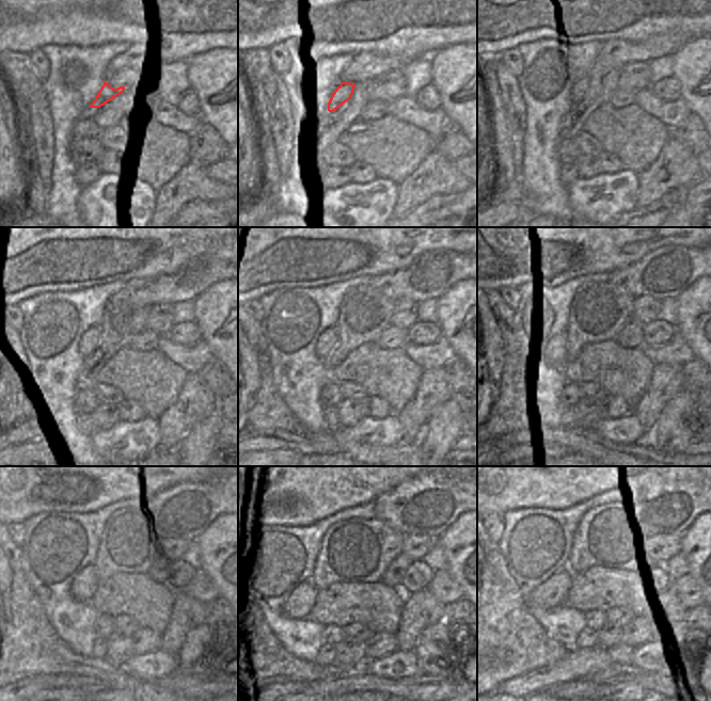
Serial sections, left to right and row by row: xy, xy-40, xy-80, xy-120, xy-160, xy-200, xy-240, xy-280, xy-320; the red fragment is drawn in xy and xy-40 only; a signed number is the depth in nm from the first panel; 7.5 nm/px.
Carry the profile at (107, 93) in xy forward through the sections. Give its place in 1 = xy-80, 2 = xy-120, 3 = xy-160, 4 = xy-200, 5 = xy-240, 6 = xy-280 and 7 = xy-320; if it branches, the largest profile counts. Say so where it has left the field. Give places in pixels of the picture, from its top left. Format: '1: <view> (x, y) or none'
1: xy-80 (580, 89)
2: xy-120 (89, 340)
3: xy-160 (327, 340)
4: xy-200 (562, 345)
5: xy-240 (84, 584)
6: xy-280 (316, 590)
7: xy-320 (551, 593)

